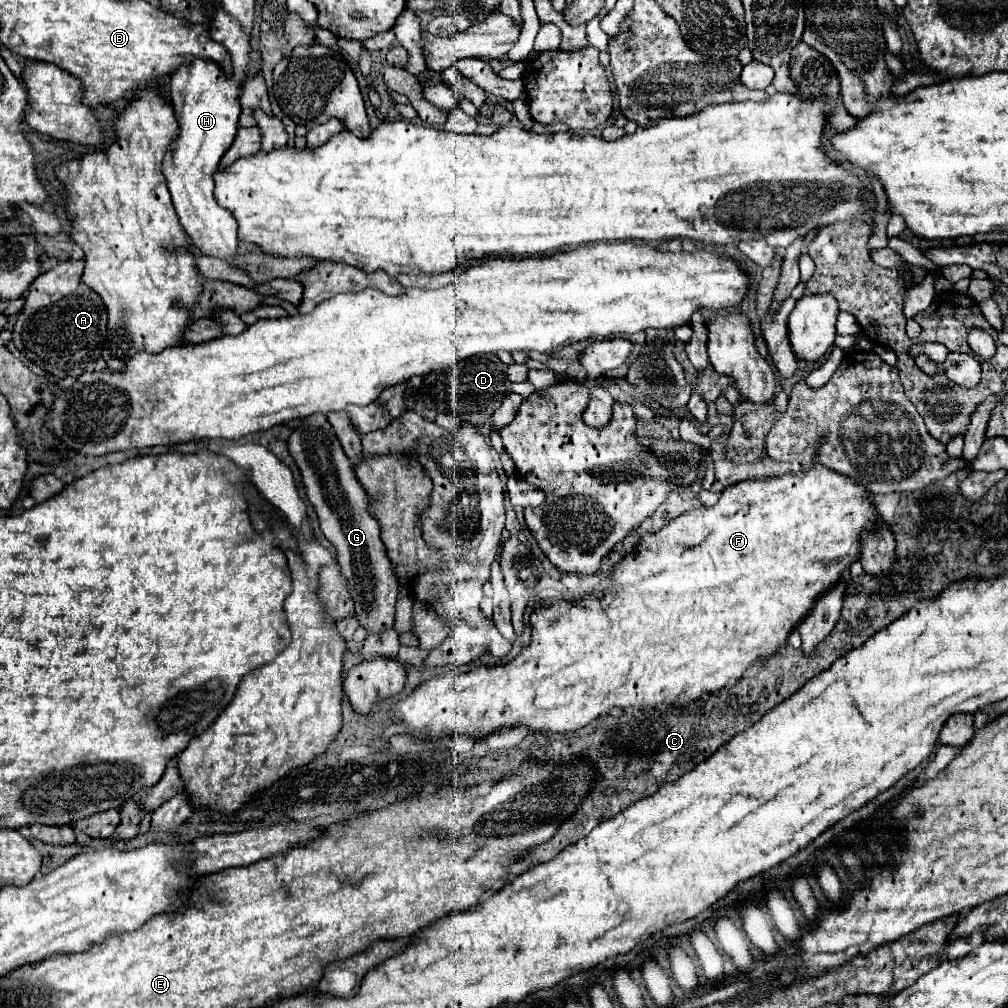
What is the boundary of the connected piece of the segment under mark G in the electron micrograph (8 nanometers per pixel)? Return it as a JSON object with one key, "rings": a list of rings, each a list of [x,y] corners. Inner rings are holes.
{"rings":[[[314,413],[302,419],[302,423],[288,439],[288,451],[300,467],[306,495],[320,519],[320,529],[336,547],[342,577],[348,581],[348,589],[356,605],[356,619],[360,625],[364,625],[366,633],[382,633],[384,629],[392,629],[398,601],[398,581],[384,553],[380,527],[376,519],[366,511],[366,493],[356,481],[352,463],[344,455],[342,445],[326,415]]]}

